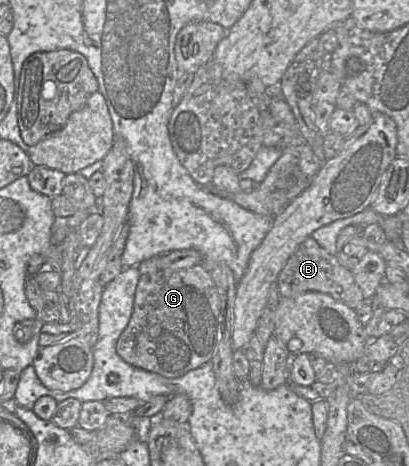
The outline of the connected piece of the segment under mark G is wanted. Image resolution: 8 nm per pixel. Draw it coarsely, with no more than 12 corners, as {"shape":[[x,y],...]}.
{"shape":[[203,261],[141,275],[116,343],[178,378],[209,363],[221,299]]}

